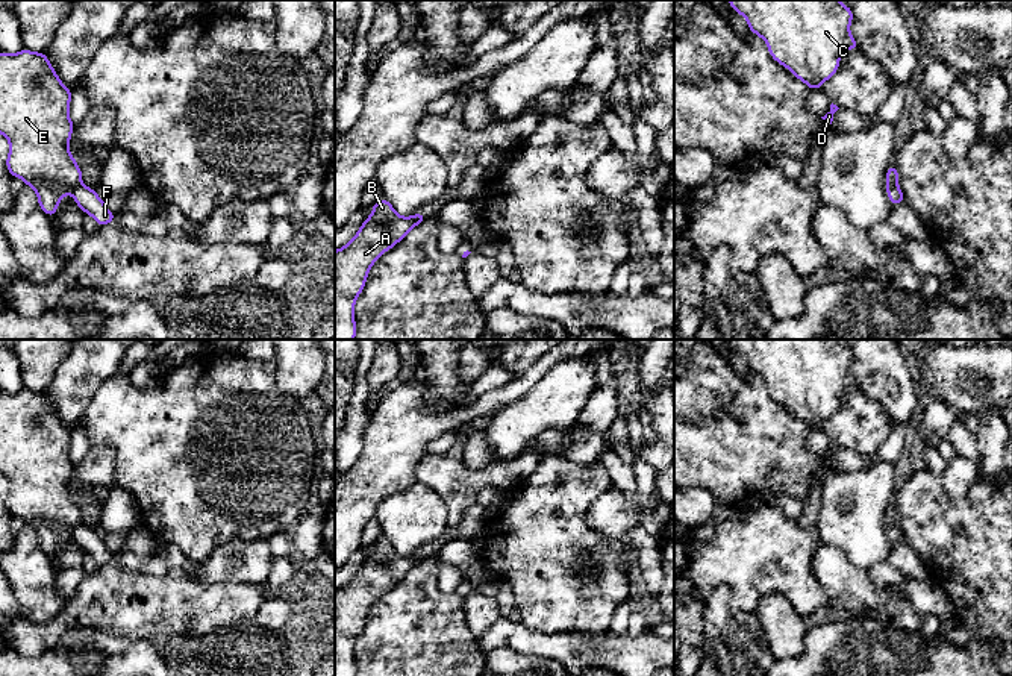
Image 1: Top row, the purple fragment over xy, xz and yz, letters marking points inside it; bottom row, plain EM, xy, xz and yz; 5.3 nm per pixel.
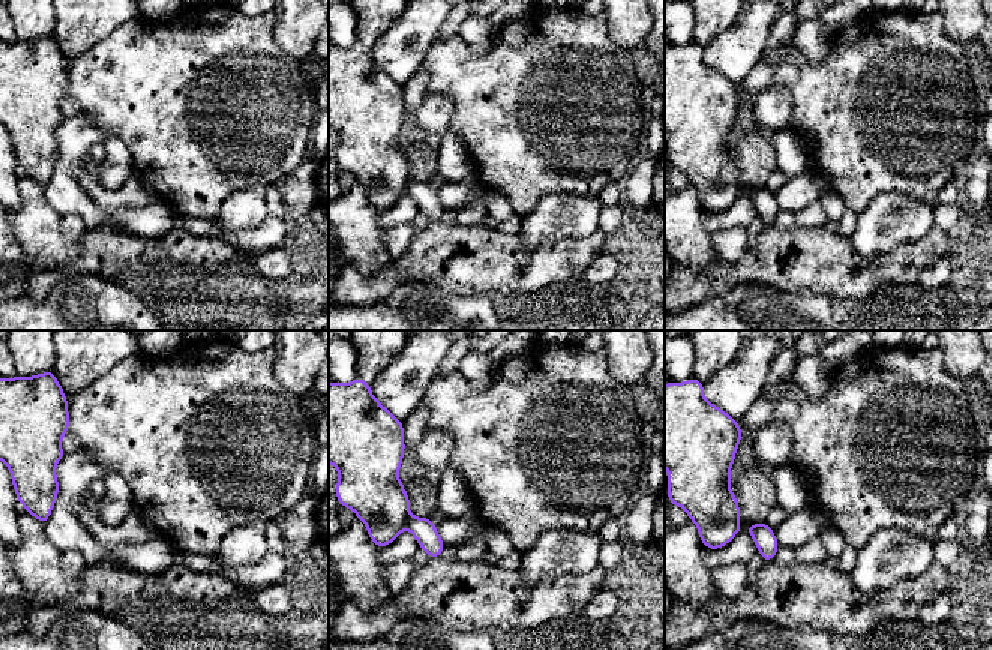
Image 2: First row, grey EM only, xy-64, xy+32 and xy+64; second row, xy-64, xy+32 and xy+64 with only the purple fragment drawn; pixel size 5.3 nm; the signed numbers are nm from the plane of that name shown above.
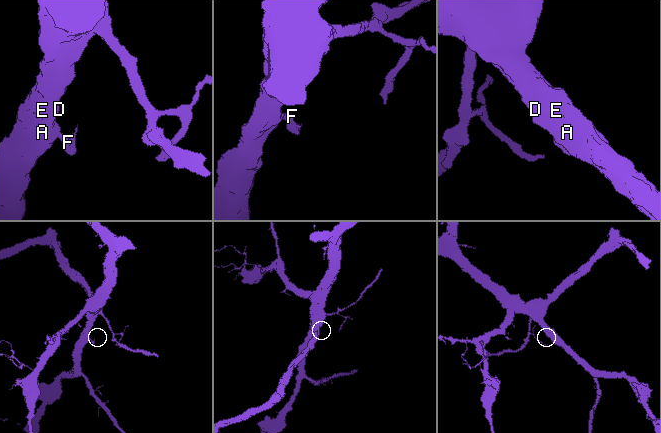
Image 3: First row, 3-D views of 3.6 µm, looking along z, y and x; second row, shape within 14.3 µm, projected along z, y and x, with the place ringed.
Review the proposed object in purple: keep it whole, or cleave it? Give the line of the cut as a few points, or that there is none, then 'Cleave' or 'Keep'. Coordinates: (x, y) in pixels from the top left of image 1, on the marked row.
Split along xy (81, 181), (71, 193). Cleave

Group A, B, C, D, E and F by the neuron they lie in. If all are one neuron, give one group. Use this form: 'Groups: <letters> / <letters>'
Groups: A B C D E / F

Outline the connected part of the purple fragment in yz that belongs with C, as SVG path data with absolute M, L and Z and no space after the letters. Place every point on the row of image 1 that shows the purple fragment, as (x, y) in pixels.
M839 0L727 2L748 21L750 32L767 42L770 56L804 82L809 89L821 89L821 85L839 70L841 55L859 49L857 41L850 35L853 11Z

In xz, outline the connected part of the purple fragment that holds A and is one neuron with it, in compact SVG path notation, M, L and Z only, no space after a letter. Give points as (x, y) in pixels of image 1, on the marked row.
M382 197L361 229L344 247L335 250L335 340L353 340L358 333L355 303L370 268L417 226L415 215L400 217Z

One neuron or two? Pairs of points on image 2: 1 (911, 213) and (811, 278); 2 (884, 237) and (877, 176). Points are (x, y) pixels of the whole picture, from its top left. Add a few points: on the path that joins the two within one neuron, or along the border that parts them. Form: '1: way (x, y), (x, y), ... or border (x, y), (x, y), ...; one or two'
1: border (850, 236), (854, 248), (868, 261), (892, 249); two
2: border (914, 198), (905, 194), (880, 192), (857, 215); two

